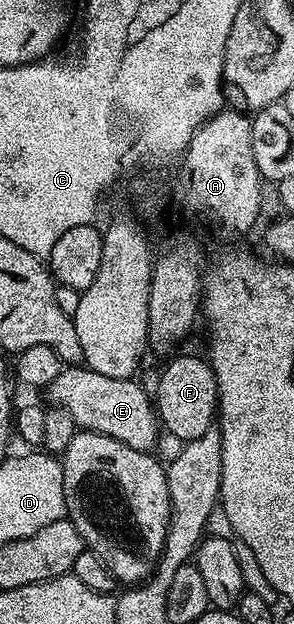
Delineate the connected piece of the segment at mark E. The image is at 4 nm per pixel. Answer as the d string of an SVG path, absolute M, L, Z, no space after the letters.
M78 364L61 368L58 379L47 385L47 393L53 406L70 411L81 430L113 437L118 443L126 443L126 447L134 447L134 451L147 453L155 450L158 418L154 401L149 390L147 393L136 379L98 375L98 371Z

